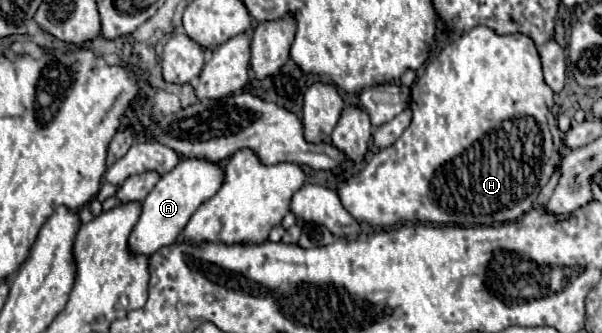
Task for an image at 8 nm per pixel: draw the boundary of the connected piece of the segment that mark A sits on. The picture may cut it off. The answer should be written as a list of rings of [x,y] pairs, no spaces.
[[[202,157],[180,159],[180,163],[172,171],[160,177],[156,187],[144,199],[142,215],[130,235],[130,249],[134,253],[152,255],[160,247],[172,245],[174,241],[178,241],[192,213],[220,189],[222,181],[224,181],[224,169],[218,163],[206,161]]]

